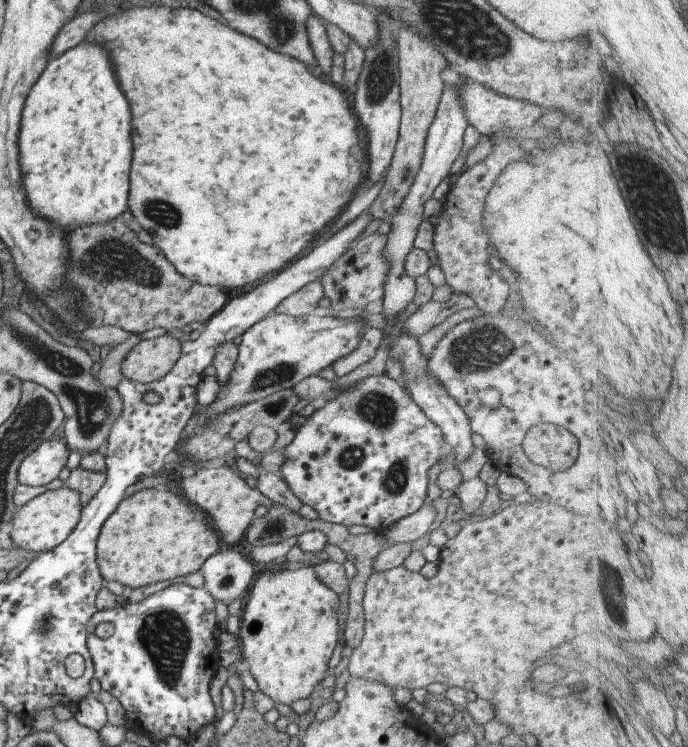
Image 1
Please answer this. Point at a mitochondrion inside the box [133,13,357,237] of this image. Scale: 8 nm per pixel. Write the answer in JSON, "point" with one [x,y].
{"point":[157,210]}

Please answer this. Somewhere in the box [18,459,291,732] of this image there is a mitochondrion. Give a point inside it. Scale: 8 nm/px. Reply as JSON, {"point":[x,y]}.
{"point":[164,635]}

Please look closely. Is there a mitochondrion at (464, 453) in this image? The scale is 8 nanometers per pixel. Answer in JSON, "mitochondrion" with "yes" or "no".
{"mitochondrion":"no"}

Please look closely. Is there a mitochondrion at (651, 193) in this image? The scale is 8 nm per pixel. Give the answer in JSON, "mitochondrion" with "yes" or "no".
{"mitochondrion":"yes"}

